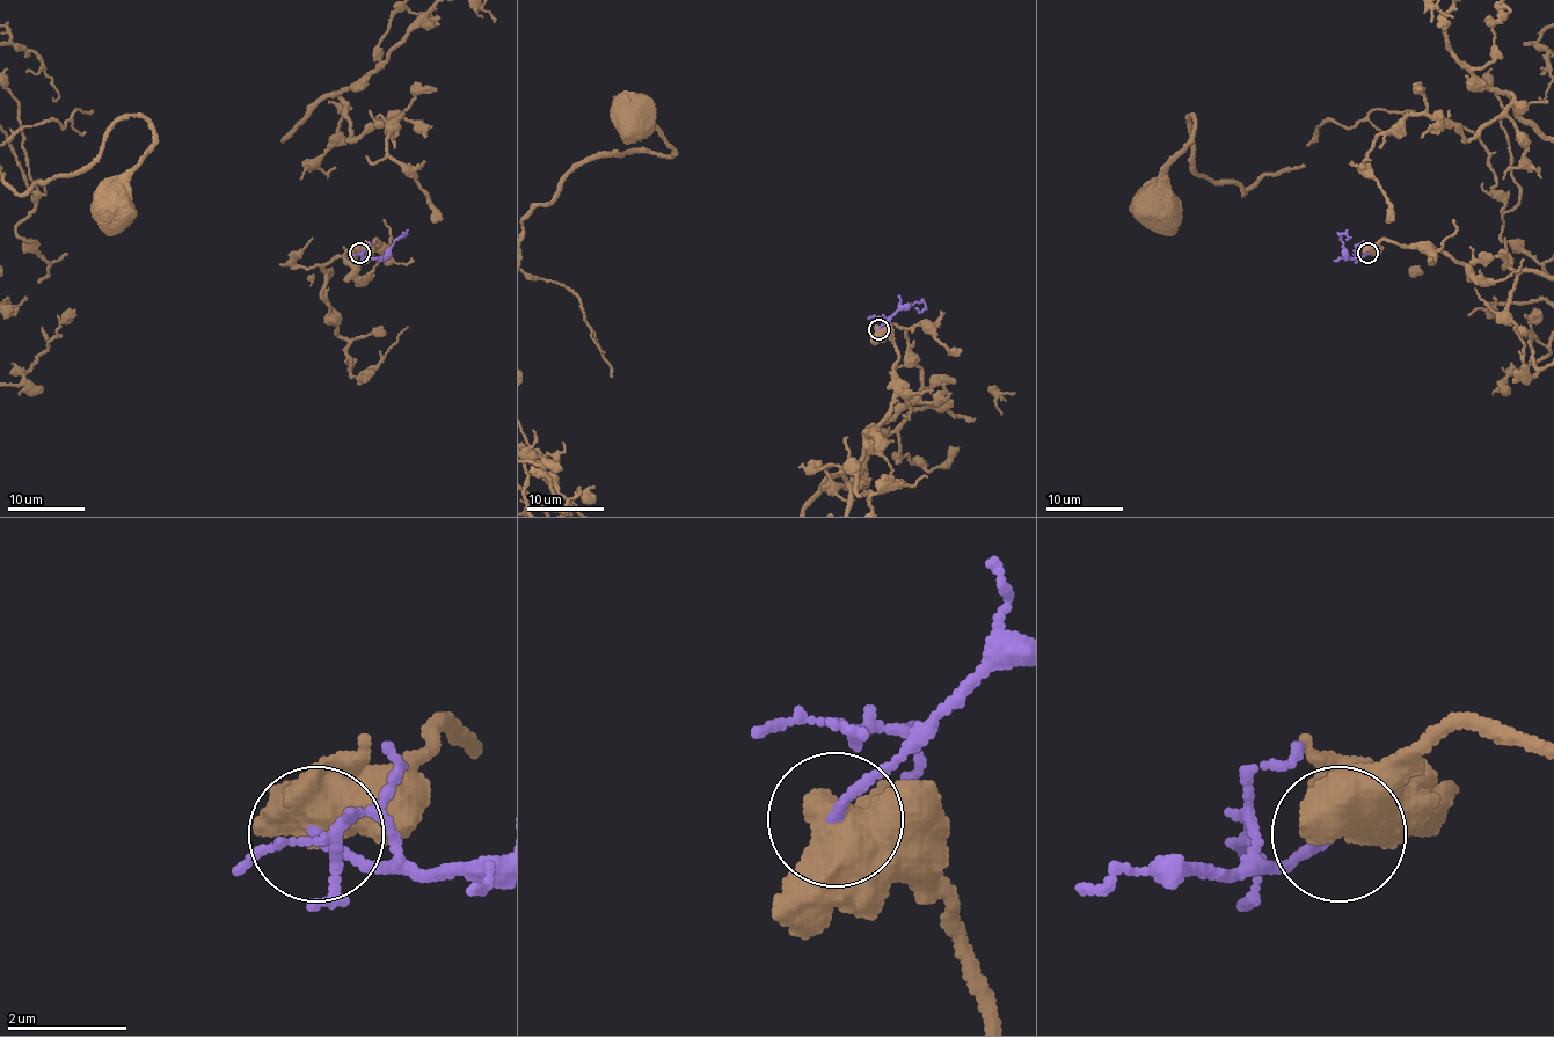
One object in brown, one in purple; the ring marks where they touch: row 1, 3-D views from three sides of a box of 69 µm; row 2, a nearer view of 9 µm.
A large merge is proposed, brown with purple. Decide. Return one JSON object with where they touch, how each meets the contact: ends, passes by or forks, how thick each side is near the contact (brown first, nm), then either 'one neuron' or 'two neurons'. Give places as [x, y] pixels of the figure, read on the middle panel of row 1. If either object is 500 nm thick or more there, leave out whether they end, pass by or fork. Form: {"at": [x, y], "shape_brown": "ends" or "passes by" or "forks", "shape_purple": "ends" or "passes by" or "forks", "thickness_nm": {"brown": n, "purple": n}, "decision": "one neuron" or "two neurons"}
{"at": [878, 329], "thickness_nm": {"brown": 800, "purple": 150}, "decision": "two neurons"}

